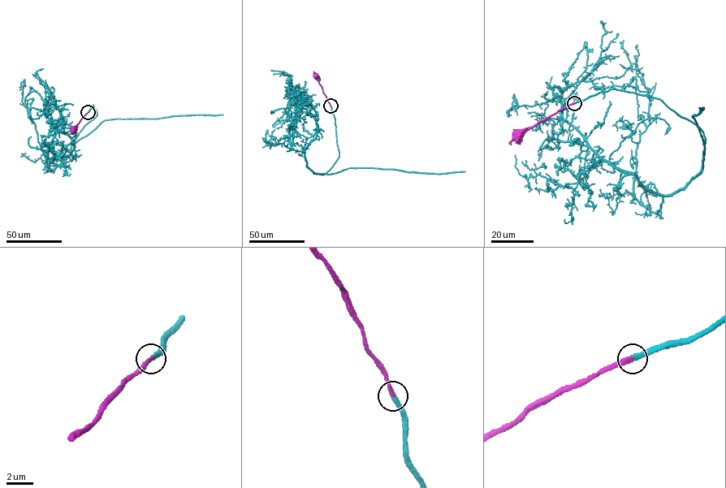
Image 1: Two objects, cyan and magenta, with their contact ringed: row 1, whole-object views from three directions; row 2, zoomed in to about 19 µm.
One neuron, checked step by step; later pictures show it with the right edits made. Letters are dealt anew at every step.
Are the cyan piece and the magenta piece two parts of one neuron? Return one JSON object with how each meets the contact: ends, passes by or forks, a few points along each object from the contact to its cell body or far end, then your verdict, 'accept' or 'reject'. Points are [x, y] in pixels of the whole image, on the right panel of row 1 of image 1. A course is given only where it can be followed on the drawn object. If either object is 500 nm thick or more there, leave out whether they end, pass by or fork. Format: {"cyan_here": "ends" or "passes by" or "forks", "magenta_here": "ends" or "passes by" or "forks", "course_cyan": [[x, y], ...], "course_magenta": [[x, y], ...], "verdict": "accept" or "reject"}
{"cyan_here": "ends", "magenta_here": "ends", "course_cyan": [[574, 103], [616, 88], [693, 122], [702, 170], [667, 195], [560, 117], [580, 80], [650, 100]], "course_magenta": [[574, 103], [516, 134]], "verdict": "accept"}

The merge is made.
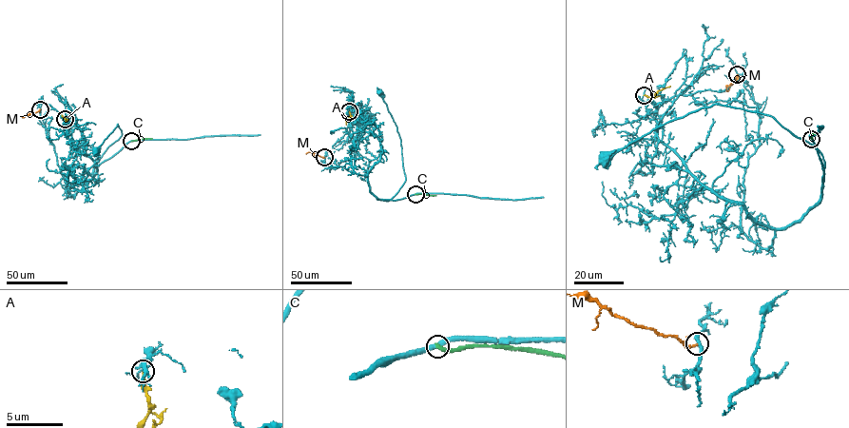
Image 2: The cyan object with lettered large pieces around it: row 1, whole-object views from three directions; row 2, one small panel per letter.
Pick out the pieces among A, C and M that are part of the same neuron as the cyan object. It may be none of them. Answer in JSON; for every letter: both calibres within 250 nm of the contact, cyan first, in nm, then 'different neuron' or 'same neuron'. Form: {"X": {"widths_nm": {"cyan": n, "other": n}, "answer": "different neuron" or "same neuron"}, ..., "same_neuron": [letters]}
{"A": {"widths_nm": {"cyan": 100, "other": 170}, "answer": "different neuron"}, "C": {"widths_nm": {"cyan": 380, "other": 300}, "answer": "different neuron"}, "M": {"widths_nm": {"cyan": 220, "other": 160}, "answer": "same neuron"}, "same_neuron": ["M"]}

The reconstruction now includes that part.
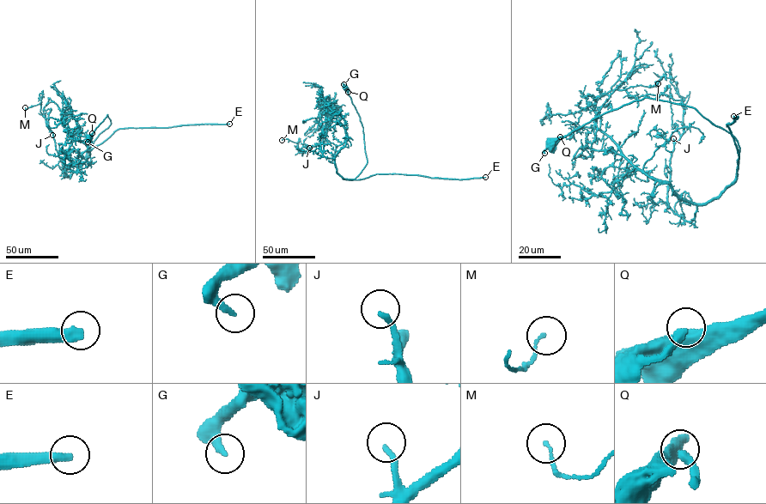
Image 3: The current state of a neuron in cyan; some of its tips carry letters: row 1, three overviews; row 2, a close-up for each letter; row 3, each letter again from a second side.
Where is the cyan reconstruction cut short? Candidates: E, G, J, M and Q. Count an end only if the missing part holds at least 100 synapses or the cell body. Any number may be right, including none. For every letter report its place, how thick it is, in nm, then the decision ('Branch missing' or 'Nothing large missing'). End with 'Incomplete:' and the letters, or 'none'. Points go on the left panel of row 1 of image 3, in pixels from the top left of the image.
E: Place: (229, 124). Thickness 420 nm. Branch missing
G: Place: (88, 142). Thickness 240 nm. Nothing large missing
J: Place: (52, 135). Thickness 200 nm. Branch missing
M: Place: (25, 107). Thickness 110 nm. Nothing large missing
Q: Place: (92, 133). Thickness 320 nm. Nothing large missing
Incomplete: E, J

